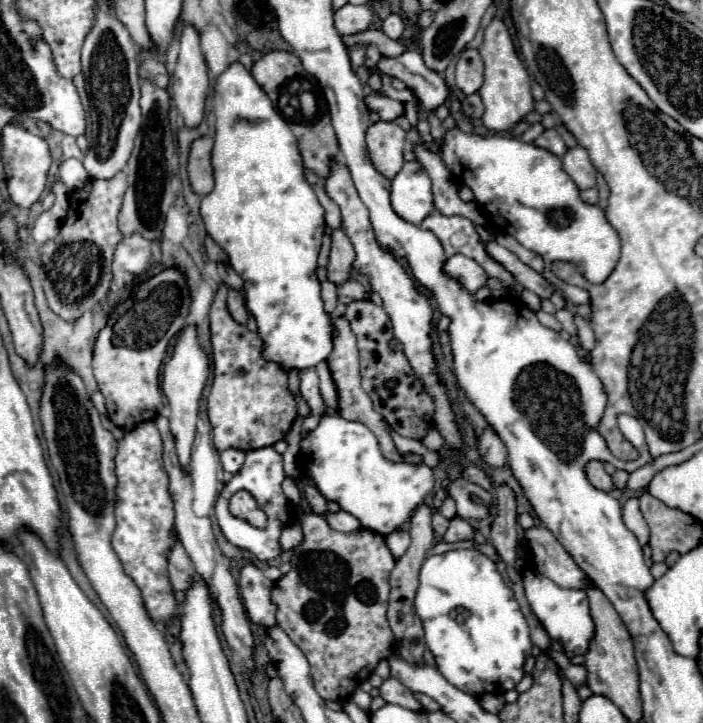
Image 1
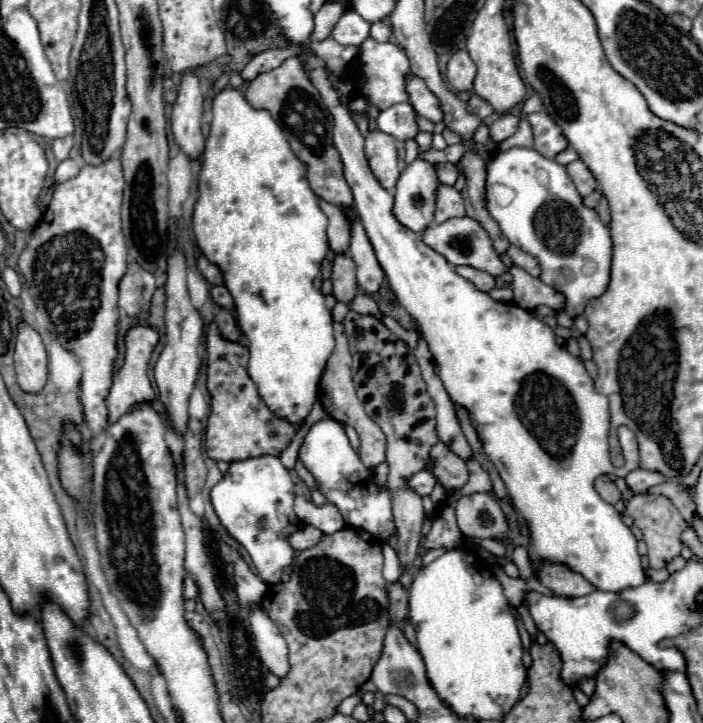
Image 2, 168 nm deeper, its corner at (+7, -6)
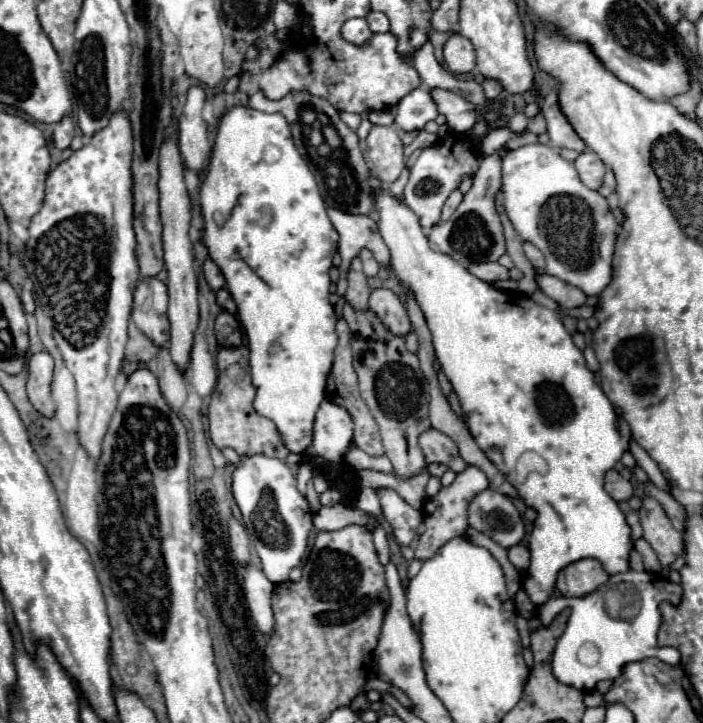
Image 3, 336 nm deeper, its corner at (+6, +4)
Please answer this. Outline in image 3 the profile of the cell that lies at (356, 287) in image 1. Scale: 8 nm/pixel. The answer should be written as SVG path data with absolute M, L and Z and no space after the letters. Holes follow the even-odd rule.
M378 288L372 290L368 308L394 332L396 336L406 336L410 332L410 320L406 320L406 310L400 302L400 298L388 290L388 288Z

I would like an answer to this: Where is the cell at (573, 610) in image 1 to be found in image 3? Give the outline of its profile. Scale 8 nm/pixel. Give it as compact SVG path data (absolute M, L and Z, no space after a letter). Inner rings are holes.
M624 572L614 574L610 580L588 596L568 598L568 596L550 596L538 608L538 616L544 626L548 626L562 610L570 610L568 624L564 634L560 636L554 648L554 676L562 680L562 684L570 684L582 692L594 690L598 680L614 680L622 670L622 664L630 660L658 658L666 664L678 664L680 652L676 648L658 646L658 630L662 624L660 602L670 594L672 600L678 600L678 592L666 592L658 586L678 586L668 580L656 578L650 572ZM660 580L660 582L658 582Z

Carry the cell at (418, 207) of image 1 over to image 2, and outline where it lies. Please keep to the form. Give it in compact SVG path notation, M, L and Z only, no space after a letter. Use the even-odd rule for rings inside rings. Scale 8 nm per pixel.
M417 158L411 162L395 186L395 216L413 232L423 232L433 224L439 176L433 164Z

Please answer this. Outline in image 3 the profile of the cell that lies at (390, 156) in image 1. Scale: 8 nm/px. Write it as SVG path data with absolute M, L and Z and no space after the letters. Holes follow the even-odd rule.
M372 126L366 138L366 160L382 184L392 184L404 168L404 146L392 126Z

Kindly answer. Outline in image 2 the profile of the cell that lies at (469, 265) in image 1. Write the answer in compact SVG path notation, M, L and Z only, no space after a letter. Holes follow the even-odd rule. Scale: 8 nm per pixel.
M457 266L455 270L457 270L457 274L461 274L463 278L471 280L471 282L473 282L479 290L483 290L483 292L491 292L491 290L495 288L495 284L497 284L497 280L495 280L491 274L481 272L481 270L473 270L471 266Z

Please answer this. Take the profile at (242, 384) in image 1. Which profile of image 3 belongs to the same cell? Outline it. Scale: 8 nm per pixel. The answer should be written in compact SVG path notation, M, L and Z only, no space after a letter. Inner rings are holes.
M218 346L216 354L218 362L218 384L210 400L208 408L208 426L210 426L210 440L214 446L222 448L234 448L240 456L246 454L264 454L284 460L288 456L288 450L284 446L284 440L276 428L276 424L264 416L260 416L252 402L256 396L256 386L252 384L250 376L250 364L248 364L248 348L226 348Z

